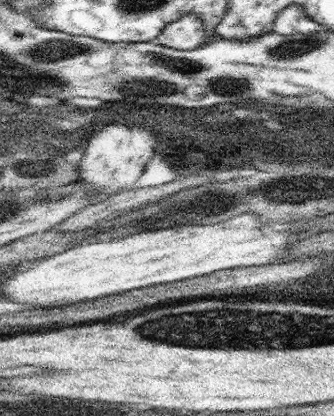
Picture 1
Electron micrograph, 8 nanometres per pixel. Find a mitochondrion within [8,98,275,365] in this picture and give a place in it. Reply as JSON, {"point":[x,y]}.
{"point":[42,172]}

